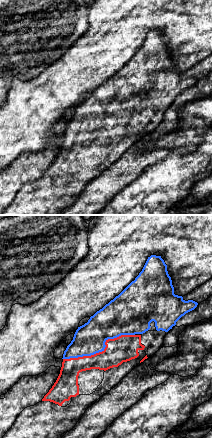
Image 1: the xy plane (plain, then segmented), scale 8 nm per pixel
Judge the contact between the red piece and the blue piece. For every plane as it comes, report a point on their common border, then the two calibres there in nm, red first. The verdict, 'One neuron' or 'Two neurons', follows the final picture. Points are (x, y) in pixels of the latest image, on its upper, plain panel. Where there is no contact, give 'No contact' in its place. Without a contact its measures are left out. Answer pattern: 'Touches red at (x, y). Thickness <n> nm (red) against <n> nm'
Touches red at (102, 127). Thickness 220 nm (red) against 260 nm

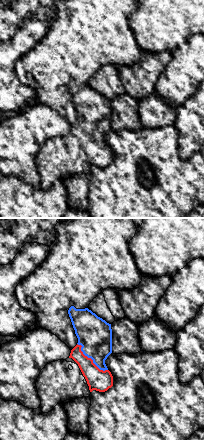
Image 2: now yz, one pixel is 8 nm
Touches red at (90, 134). Thickness 170 nm (red) against 280 nm

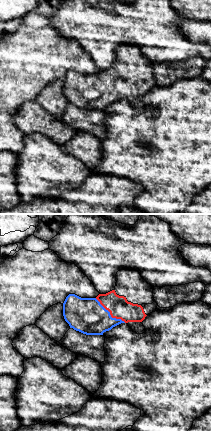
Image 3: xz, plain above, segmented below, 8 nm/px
Touches red at (110, 90). Thickness 170 nm (red) against 280 nm

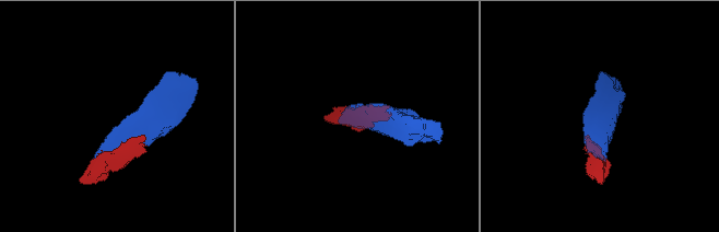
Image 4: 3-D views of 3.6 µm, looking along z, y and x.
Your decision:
One neuron

